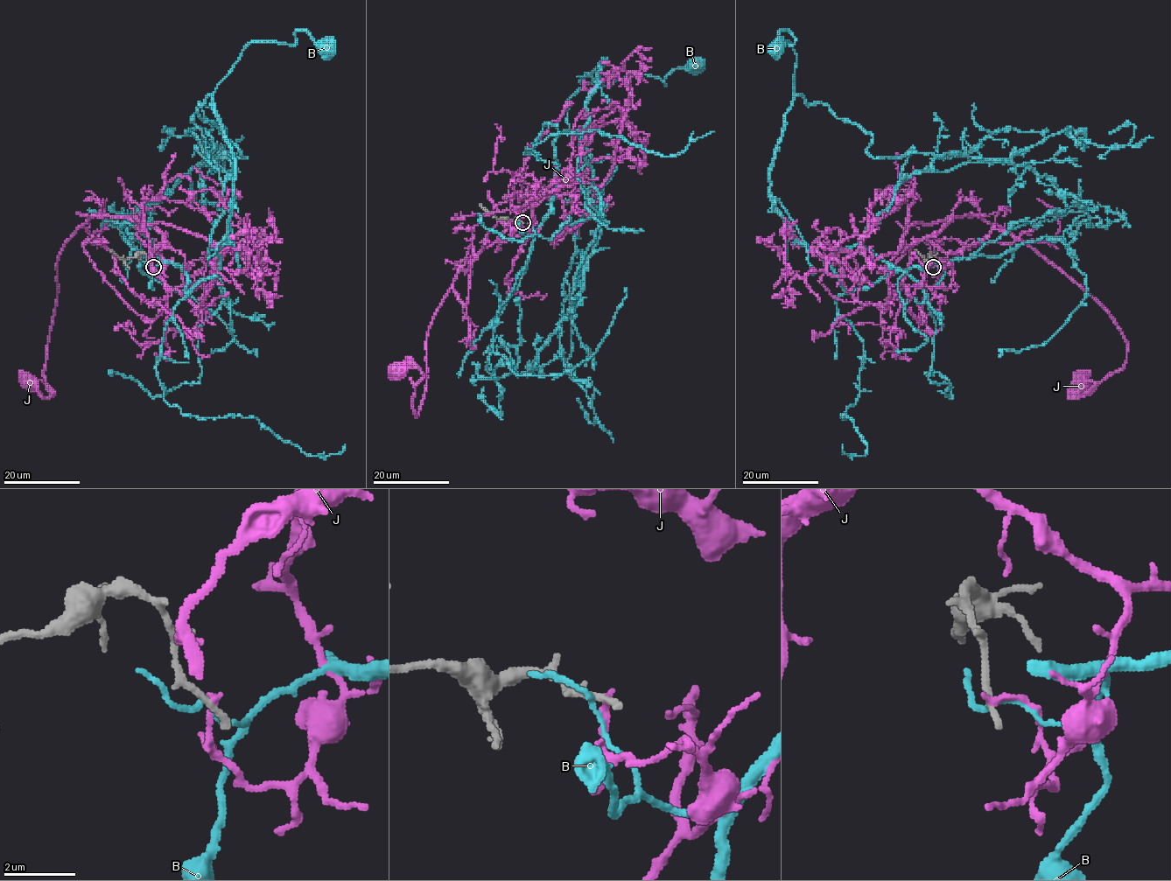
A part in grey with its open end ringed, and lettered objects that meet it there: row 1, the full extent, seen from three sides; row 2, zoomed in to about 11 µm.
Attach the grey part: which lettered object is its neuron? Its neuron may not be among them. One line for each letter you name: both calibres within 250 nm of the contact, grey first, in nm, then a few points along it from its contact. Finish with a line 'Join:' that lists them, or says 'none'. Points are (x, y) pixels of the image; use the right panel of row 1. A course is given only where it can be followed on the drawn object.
Join: none

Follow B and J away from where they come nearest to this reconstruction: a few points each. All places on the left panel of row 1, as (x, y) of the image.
B: (150, 264), (185, 270), (188, 292), (216, 273), (234, 166), (213, 93), (240, 53), (298, 31), (327, 46)
J: (151, 266), (164, 262), (151, 226), (93, 216), (78, 227), (56, 262), (52, 393), (27, 381)

